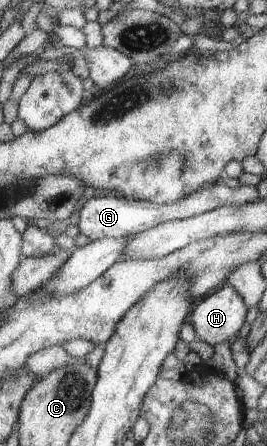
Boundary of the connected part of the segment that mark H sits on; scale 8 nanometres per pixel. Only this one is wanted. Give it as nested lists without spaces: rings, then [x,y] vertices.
[[[226,284],[197,301],[189,315],[189,323],[196,338],[213,346],[218,345],[242,329],[248,308],[238,290]]]

